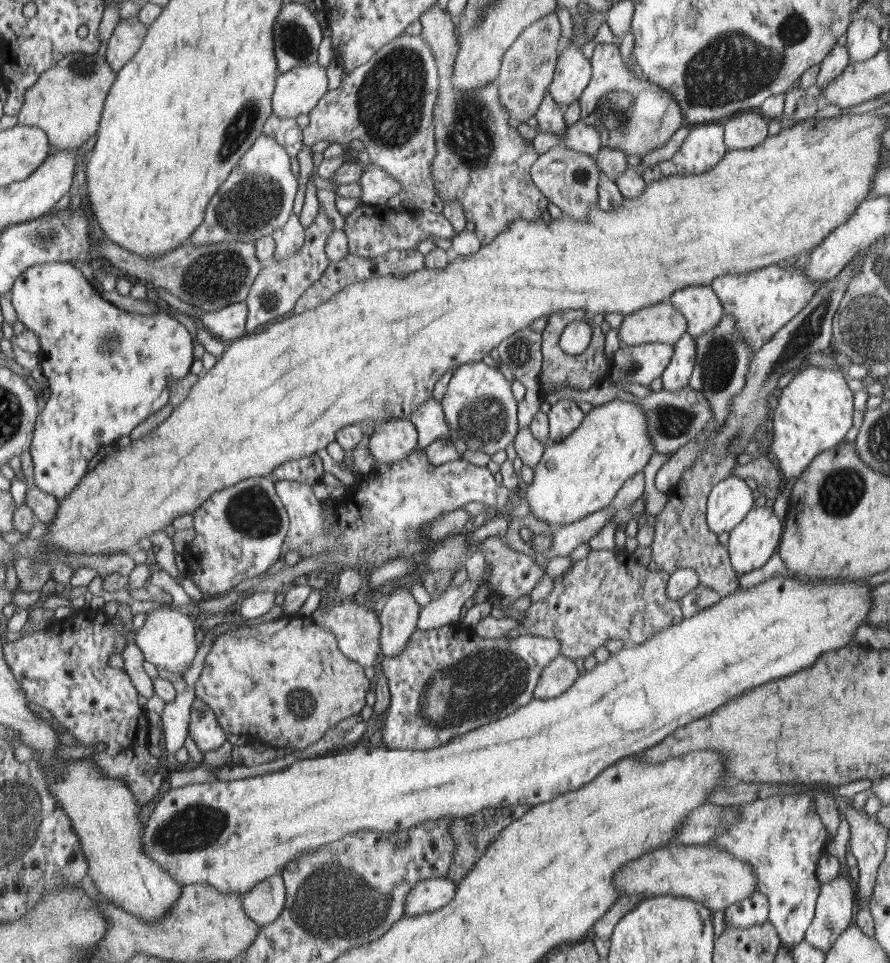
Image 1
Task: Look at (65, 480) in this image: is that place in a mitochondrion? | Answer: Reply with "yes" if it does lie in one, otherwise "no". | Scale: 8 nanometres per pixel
no

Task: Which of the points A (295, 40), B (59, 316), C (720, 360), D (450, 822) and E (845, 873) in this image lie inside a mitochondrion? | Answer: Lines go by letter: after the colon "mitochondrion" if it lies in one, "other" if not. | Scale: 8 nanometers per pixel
A: mitochondrion
B: other
C: mitochondrion
D: other
E: other

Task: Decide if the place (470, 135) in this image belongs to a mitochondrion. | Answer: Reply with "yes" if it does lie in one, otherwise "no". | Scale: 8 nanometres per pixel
yes

